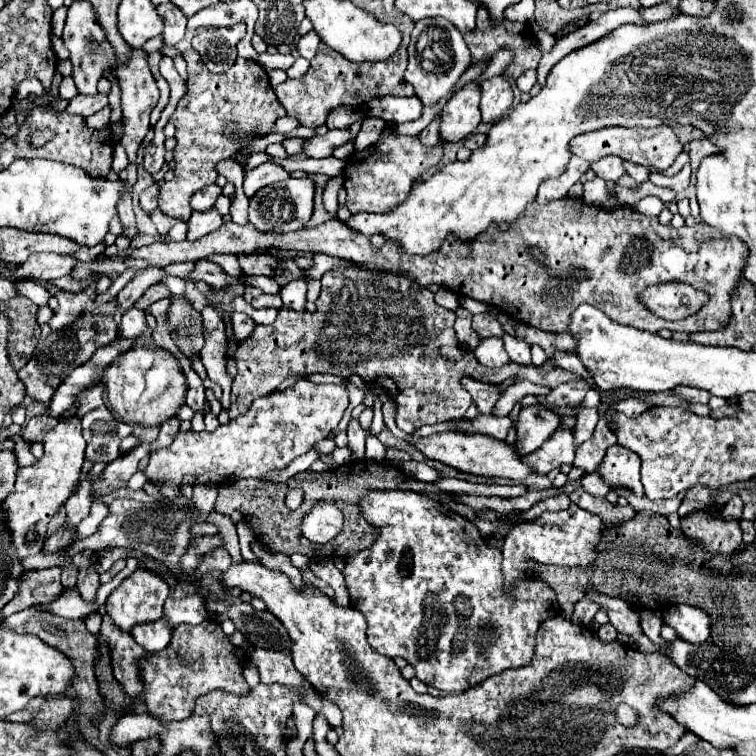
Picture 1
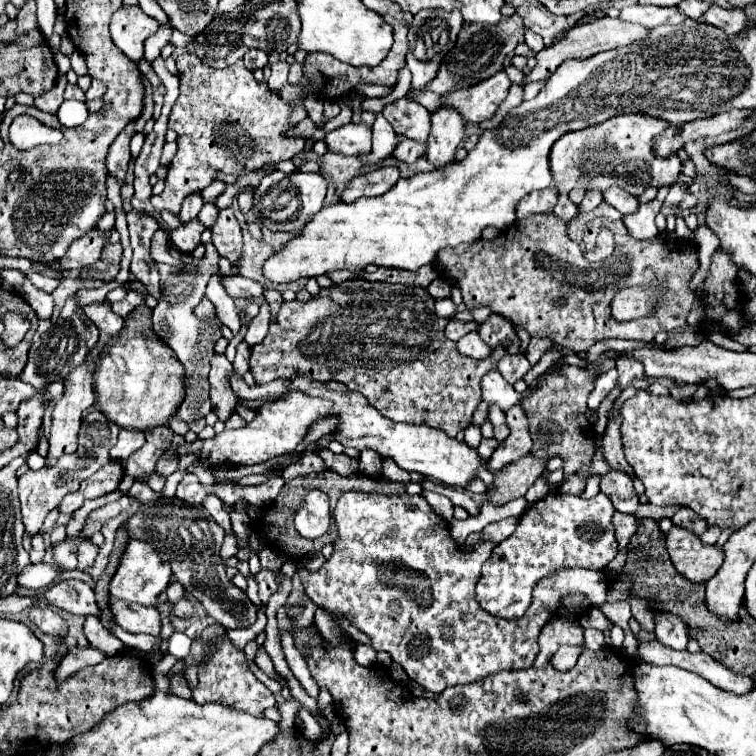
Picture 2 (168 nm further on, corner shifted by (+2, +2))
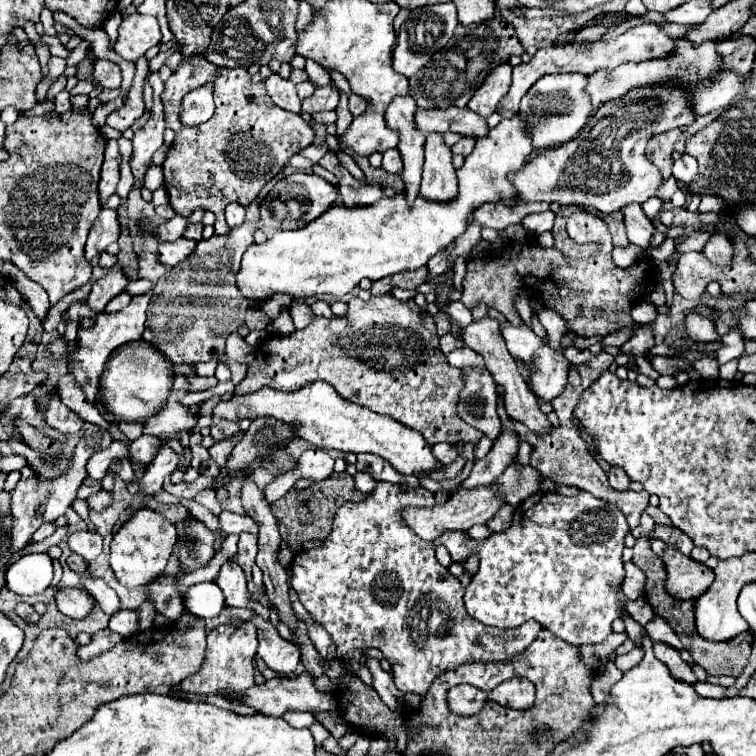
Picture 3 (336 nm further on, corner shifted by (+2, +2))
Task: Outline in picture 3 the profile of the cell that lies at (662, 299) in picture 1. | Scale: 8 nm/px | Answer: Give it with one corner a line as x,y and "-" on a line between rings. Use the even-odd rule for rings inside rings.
715,233
715,235
707,241
703,253
705,253
705,257
707,257
713,265
717,265
717,267
727,267
727,265
731,263
731,259
733,259
733,243
731,243
731,239
727,239
723,233

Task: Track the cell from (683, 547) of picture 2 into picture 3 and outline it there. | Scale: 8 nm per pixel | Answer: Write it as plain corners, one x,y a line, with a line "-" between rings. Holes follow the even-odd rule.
667,545
663,551
663,561
667,567
667,591
677,599
697,599
715,579
715,573
705,563
689,559
689,555
683,555
677,547

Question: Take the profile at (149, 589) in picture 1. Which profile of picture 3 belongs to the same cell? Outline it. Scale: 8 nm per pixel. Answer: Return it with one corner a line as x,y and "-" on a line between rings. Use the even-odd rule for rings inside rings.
147,507
139,509
111,541
109,563
117,581
129,589
137,589
153,583
157,577
163,575
175,543
177,543
177,529
171,521
163,519
159,513

